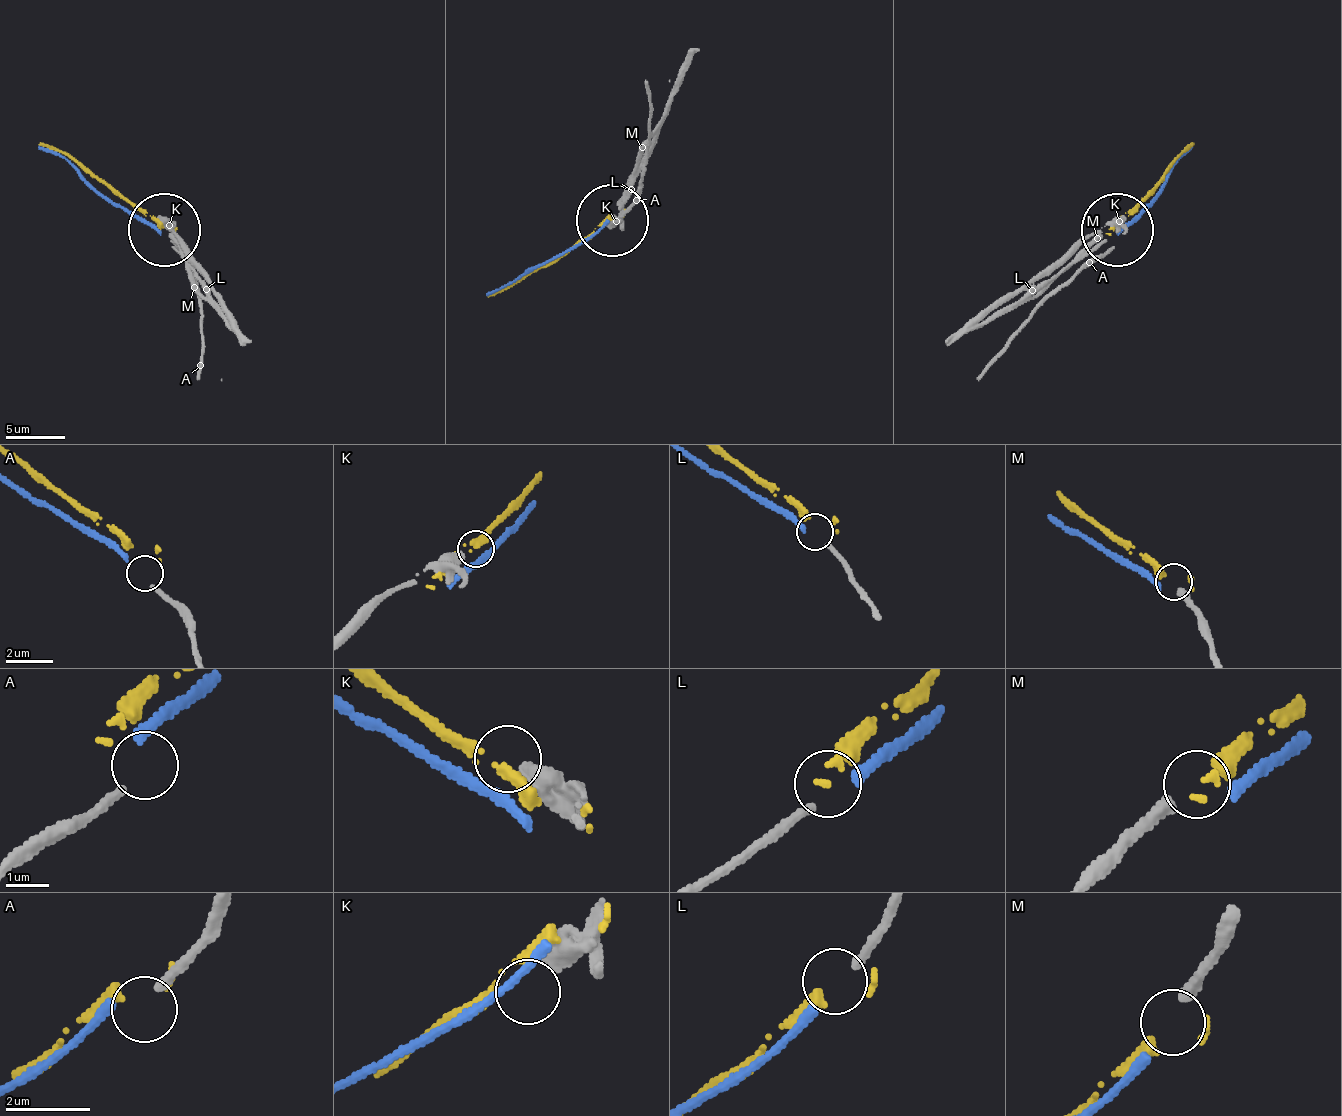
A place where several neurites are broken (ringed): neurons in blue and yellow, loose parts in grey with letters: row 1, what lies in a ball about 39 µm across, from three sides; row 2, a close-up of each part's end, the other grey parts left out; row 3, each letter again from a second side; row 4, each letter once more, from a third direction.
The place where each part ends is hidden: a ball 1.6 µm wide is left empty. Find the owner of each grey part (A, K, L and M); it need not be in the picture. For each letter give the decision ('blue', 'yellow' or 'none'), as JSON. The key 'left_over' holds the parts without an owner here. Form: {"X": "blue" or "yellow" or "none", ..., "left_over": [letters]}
{"A": "none", "K": "none", "L": "blue", "M": "yellow", "left_over": ["A", "K"]}

